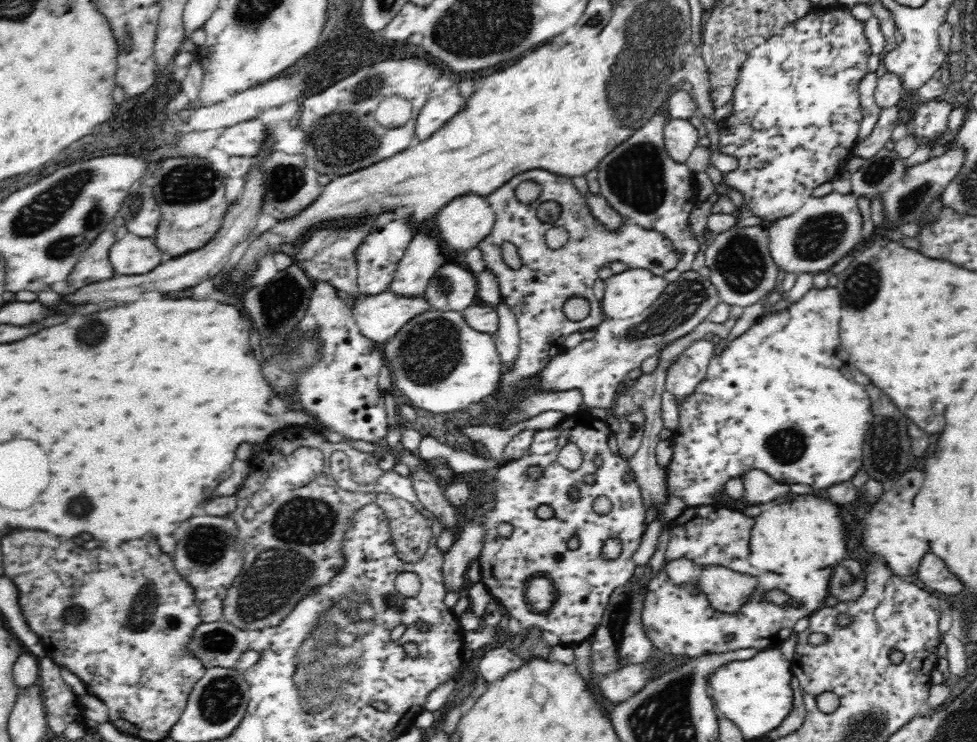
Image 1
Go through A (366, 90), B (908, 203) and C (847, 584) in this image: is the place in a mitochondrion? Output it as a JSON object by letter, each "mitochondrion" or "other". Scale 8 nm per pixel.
{"A":"mitochondrion","B":"mitochondrion","C":"mitochondrion"}

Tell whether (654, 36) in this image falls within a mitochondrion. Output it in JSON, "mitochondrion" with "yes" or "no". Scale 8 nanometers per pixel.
{"mitochondrion":"yes"}

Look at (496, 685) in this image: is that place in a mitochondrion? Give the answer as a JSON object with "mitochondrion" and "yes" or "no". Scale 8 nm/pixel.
{"mitochondrion":"no"}

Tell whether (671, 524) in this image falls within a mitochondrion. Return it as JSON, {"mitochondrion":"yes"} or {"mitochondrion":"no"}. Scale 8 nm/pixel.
{"mitochondrion":"no"}

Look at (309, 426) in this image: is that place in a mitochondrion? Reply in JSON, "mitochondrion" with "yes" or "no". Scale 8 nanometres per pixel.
{"mitochondrion":"no"}

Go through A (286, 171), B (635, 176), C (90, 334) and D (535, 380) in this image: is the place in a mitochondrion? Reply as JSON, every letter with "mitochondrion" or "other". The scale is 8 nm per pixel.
{"A":"mitochondrion","B":"mitochondrion","C":"mitochondrion","D":"other"}

